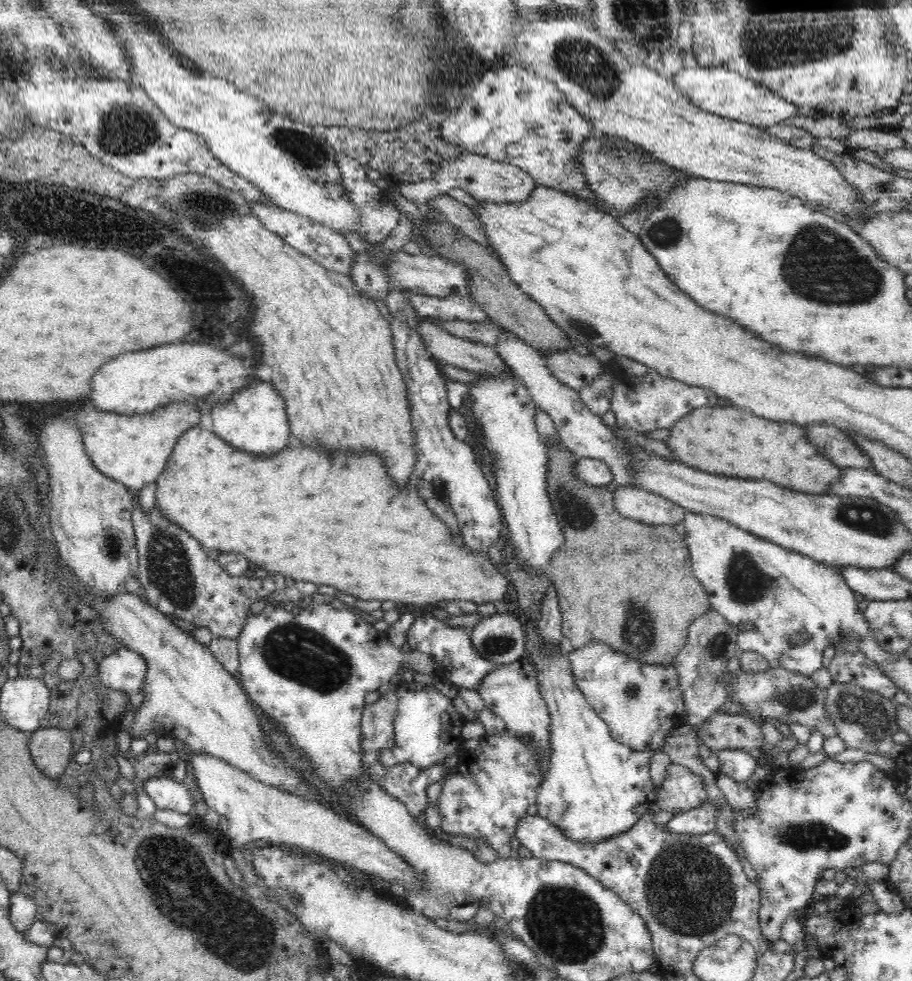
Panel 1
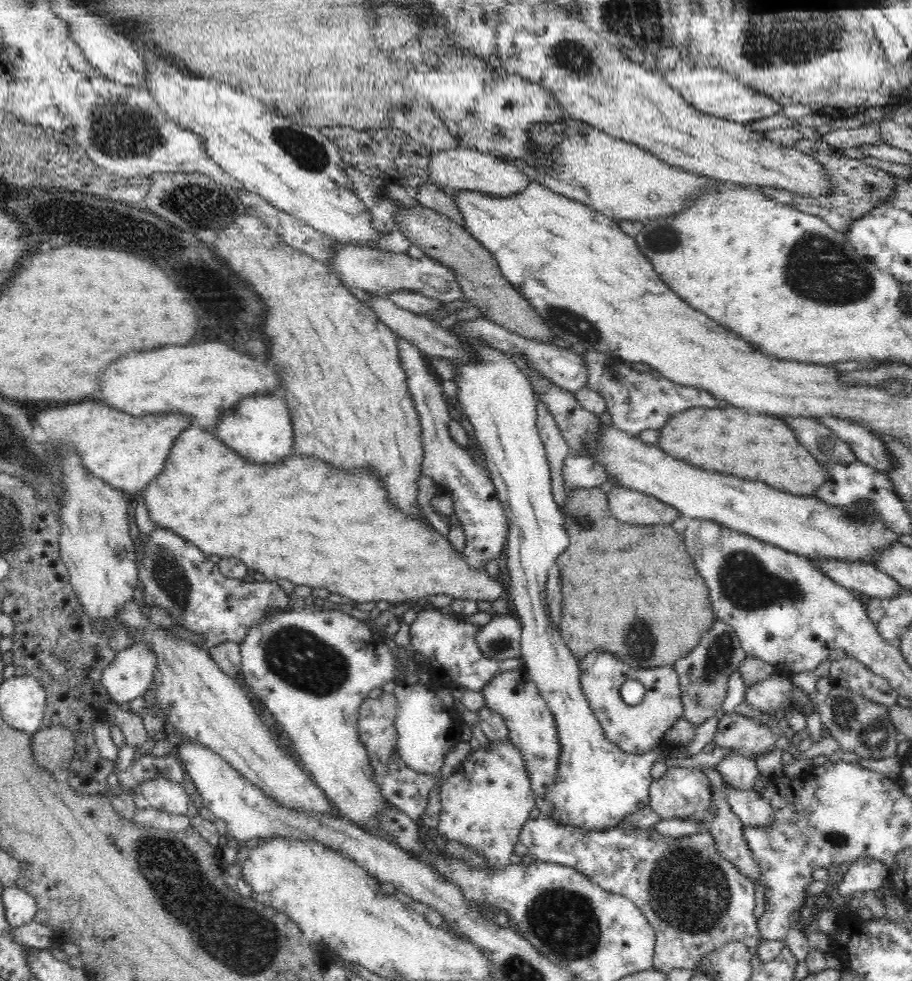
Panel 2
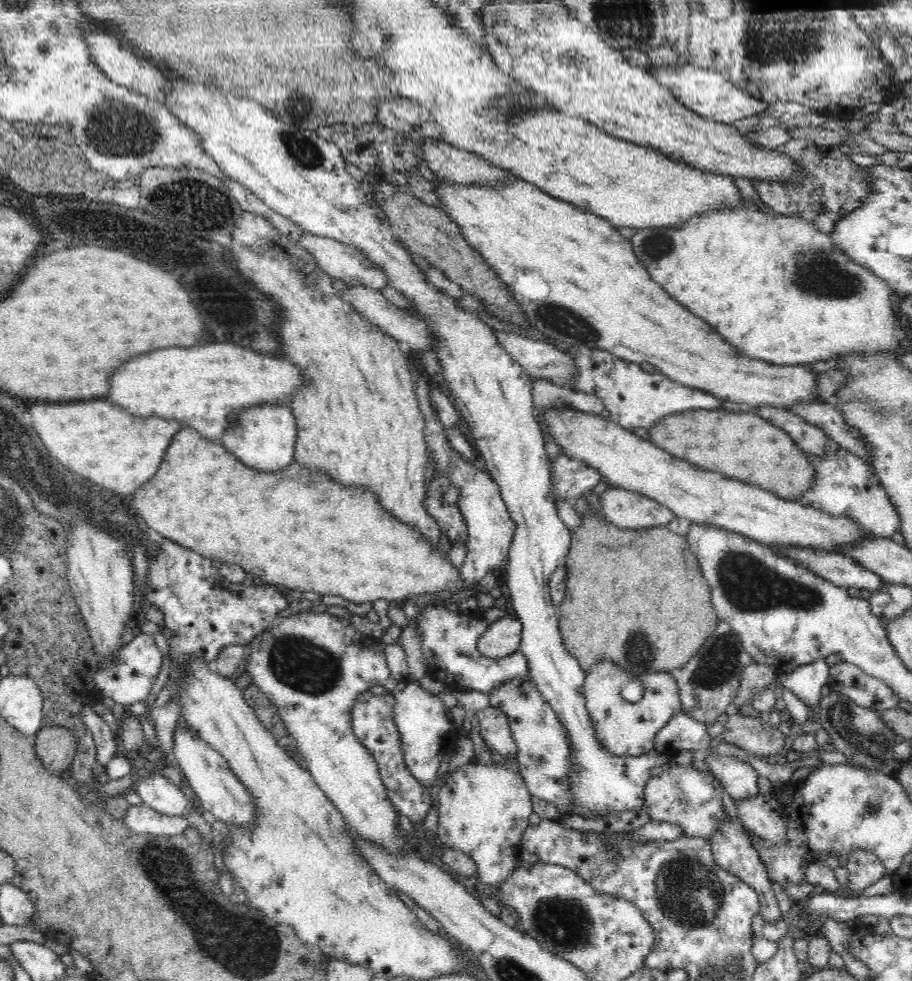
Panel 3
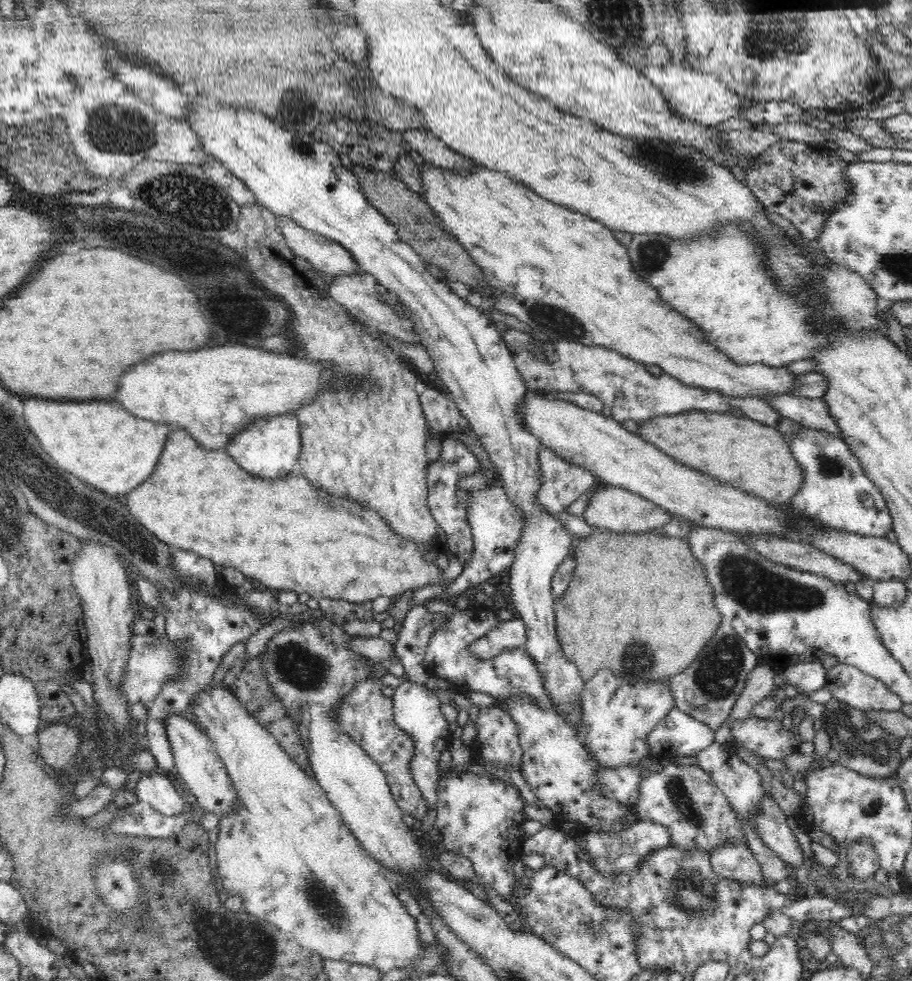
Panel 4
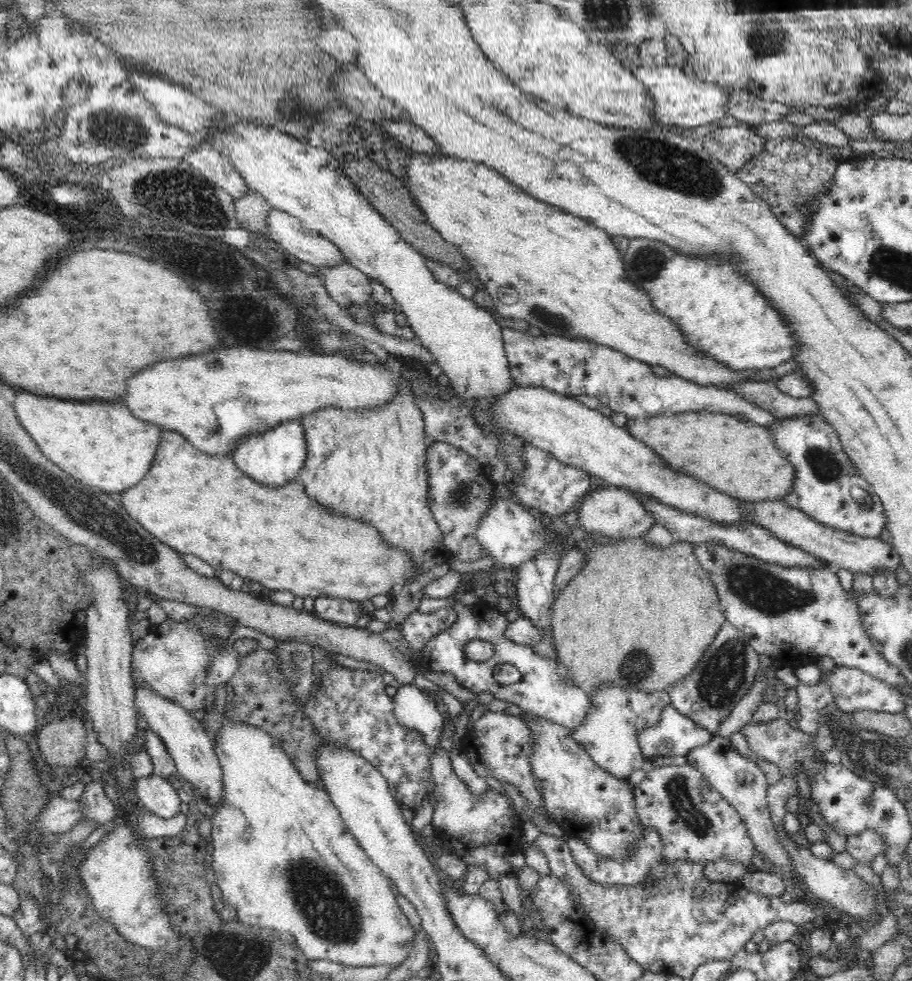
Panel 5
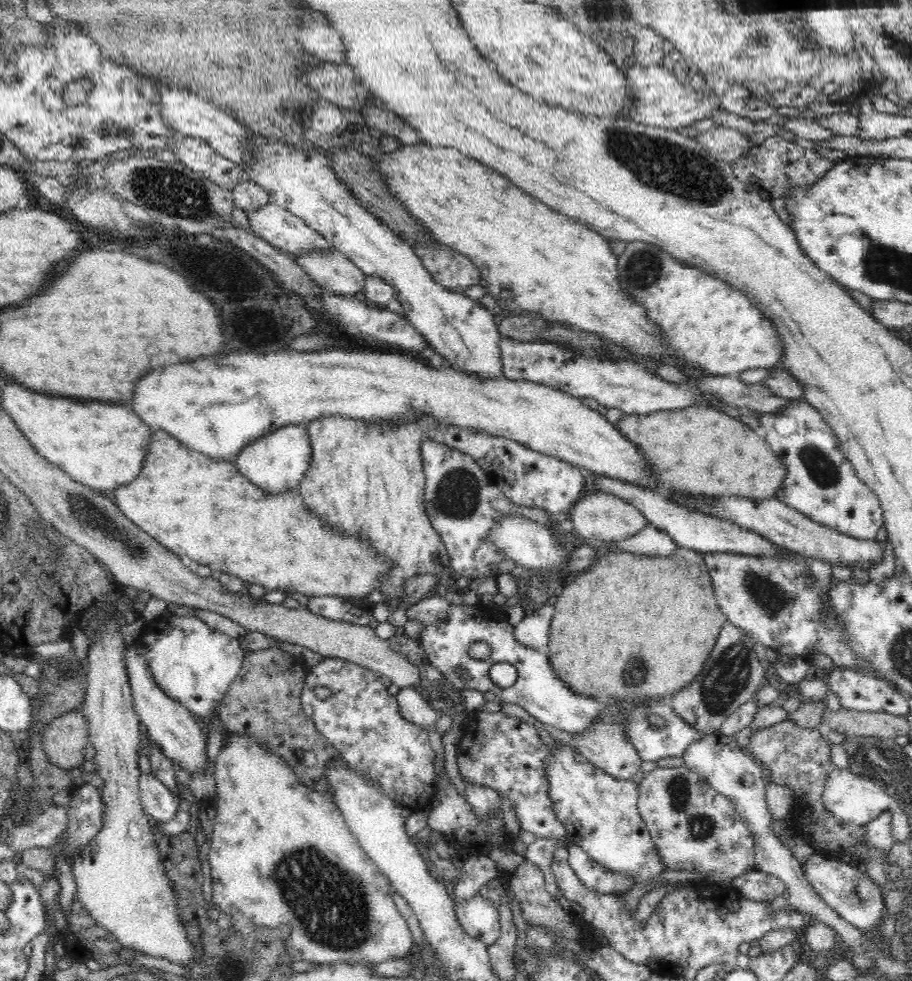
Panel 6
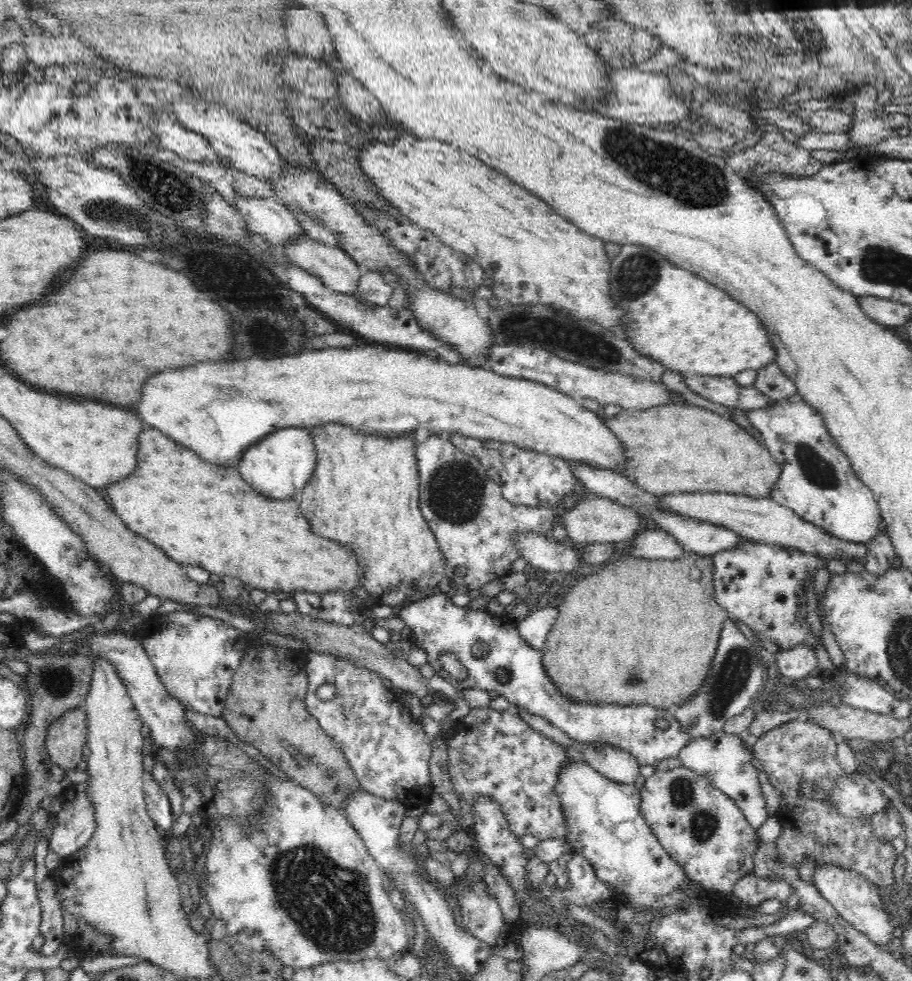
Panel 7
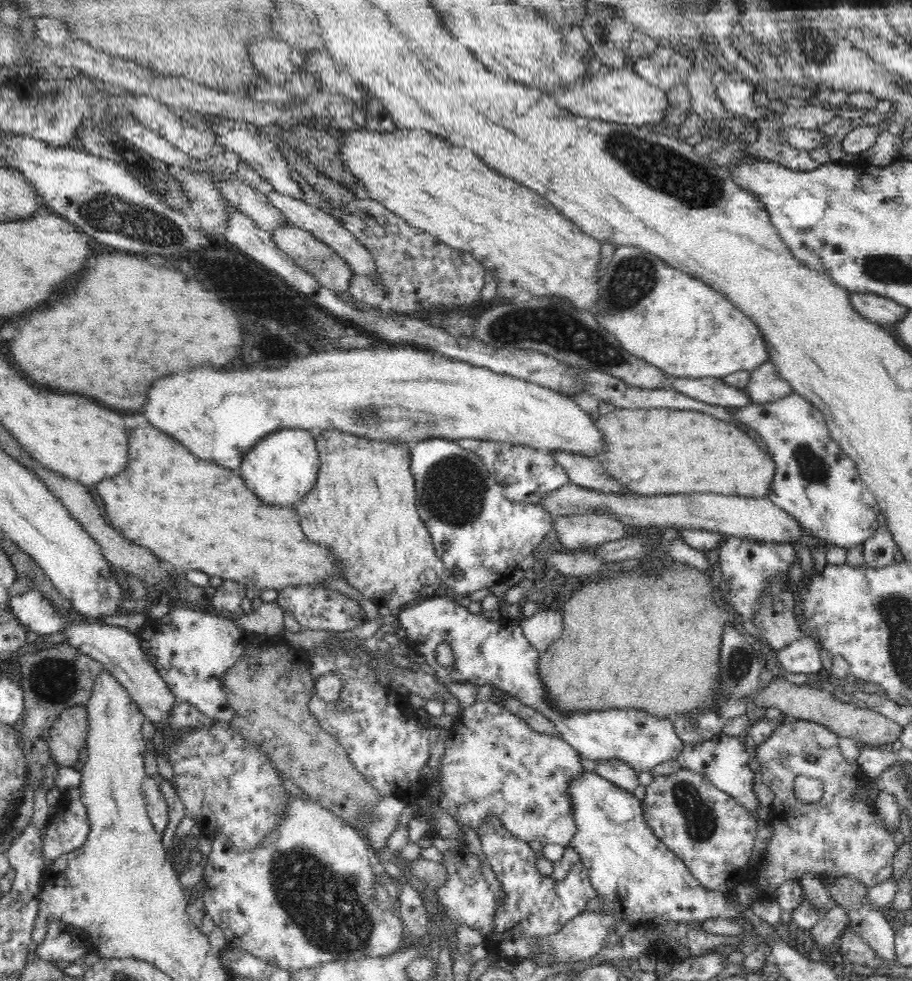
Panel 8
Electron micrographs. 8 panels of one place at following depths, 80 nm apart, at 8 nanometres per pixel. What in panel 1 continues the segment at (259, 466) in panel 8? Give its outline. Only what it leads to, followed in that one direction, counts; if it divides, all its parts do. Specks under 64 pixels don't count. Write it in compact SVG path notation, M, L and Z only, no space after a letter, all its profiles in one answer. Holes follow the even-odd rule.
M255 376L251 384L241 389L231 400L212 408L214 433L242 452L274 456L292 443L284 398L272 383L263 382Z

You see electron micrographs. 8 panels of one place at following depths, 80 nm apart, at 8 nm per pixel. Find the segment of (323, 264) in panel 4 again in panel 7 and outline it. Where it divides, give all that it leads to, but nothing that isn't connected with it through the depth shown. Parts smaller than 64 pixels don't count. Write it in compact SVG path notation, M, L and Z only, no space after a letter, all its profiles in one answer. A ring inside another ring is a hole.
M238 195L235 203L246 228L262 235L272 245L284 246L292 237L307 235L293 214L275 197L261 199Z

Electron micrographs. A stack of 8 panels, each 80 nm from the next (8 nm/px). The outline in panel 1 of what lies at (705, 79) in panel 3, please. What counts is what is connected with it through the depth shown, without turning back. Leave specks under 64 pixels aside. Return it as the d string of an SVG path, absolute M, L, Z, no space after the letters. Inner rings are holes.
M685 67L672 77L673 83L680 92L686 95L692 104L712 114L736 120L736 122L751 124L767 129L769 126L799 114L800 106L796 106L775 92L758 84L751 77L744 78L726 68L718 67Z

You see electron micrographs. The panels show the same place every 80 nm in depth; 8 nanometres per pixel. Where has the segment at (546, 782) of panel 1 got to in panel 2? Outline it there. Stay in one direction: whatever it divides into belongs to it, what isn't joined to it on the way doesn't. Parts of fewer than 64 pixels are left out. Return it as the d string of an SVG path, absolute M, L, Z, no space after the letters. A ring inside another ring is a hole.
M458 336L464 344L473 348L474 358L466 364L453 364L458 387L457 402L461 416L466 417L474 427L474 438L486 459L487 471L495 484L498 499L502 502L508 519L508 549L506 554L510 577L510 594L514 610L521 622L521 659L537 684L540 694L554 713L560 741L560 766L556 772L554 788L544 796L553 805L553 816L560 824L570 824L584 831L608 831L618 826L624 816L638 812L649 805L649 788L653 781L650 772L659 760L667 759L667 751L662 746L644 754L632 754L620 750L604 734L600 721L594 716L590 703L580 684L579 660L562 641L559 627L548 615L546 603L546 582L552 564L568 548L570 537L564 526L564 516L553 498L551 468L544 441L537 428L537 398L529 377L509 358L504 351L490 347L484 341Z

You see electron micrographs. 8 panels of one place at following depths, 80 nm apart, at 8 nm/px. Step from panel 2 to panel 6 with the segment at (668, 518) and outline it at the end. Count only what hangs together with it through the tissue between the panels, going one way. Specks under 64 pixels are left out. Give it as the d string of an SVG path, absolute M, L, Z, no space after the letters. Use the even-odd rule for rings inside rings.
M598 491L584 495L570 510L568 517L573 524L573 532L591 543L600 544L602 541L626 540L649 525L648 519L638 508L626 503L612 494Z

